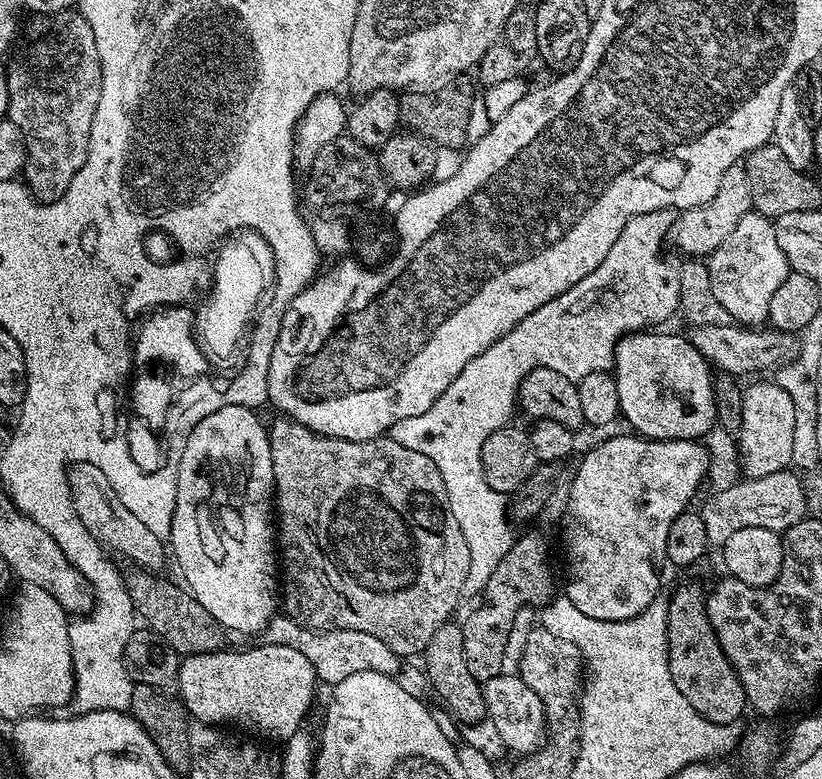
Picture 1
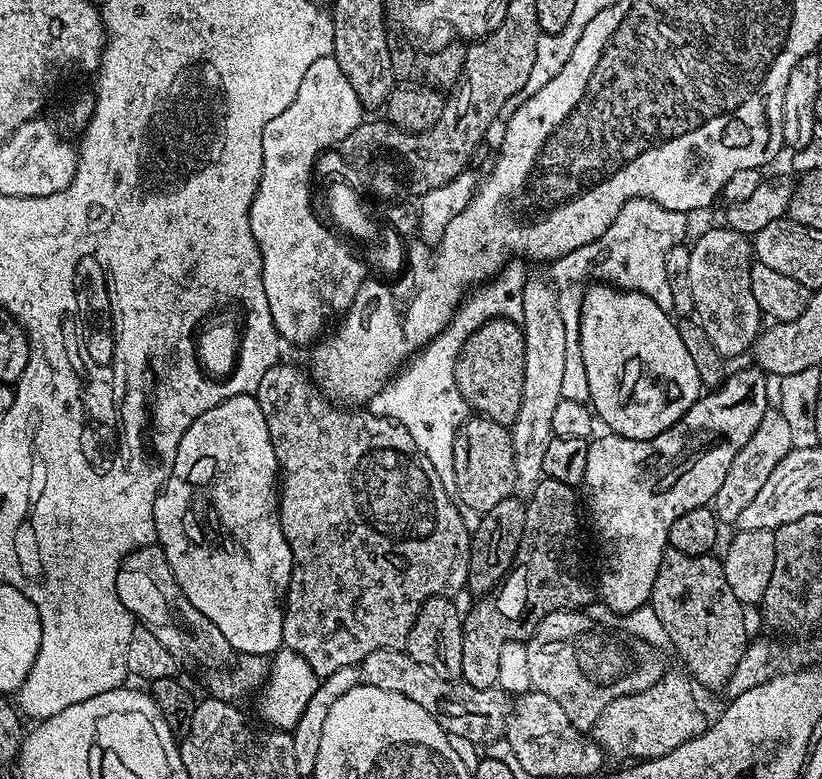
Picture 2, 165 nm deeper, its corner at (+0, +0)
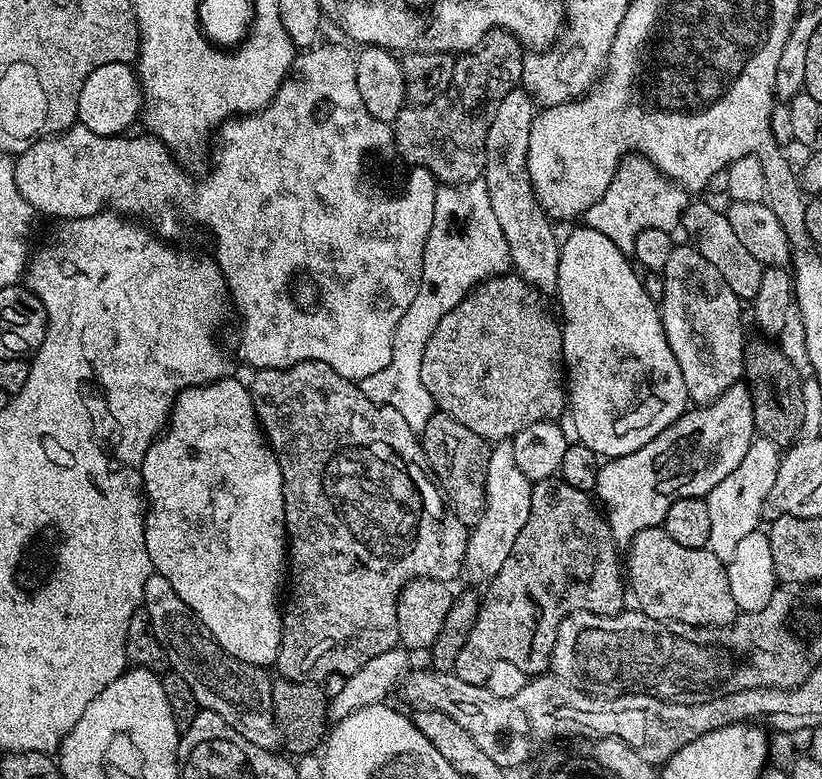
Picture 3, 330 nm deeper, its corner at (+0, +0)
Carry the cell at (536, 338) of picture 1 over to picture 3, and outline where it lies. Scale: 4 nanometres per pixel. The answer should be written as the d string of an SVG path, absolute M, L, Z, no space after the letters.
M484 179L471 180L468 184L450 184L437 187L434 198L434 226L430 226L430 234L424 243L422 258L422 278L420 290L414 302L402 314L402 320L394 330L394 342L390 362L378 370L378 374L370 374L370 378L359 381L362 394L375 404L388 404L402 418L406 418L406 426L416 433L426 430L426 422L434 411L432 395L420 377L420 353L424 351L426 324L424 328L425 294L436 292L440 288L440 280L452 276L456 272L456 260L464 256L464 244L472 240L472 232L476 232L476 277L480 283L493 275L503 275L511 265L509 246L503 237L502 226L499 225L494 209L490 206L490 194L486 190Z

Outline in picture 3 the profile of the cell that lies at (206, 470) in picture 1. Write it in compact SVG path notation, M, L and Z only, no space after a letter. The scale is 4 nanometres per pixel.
M225 378L213 384L194 384L176 393L172 404L172 414L168 418L163 432L152 441L146 450L144 461L140 467L143 495L146 497L144 514L144 541L150 554L155 575L166 578L170 586L174 586L174 594L190 606L190 610L210 630L210 634L226 650L226 654L234 654L242 662L261 666L275 665L276 655L280 649L280 630L282 627L282 596L280 600L280 579L286 576L286 533L284 531L284 495L282 494L282 470L278 466L278 458L272 452L264 432L256 421L256 411L252 401L249 385L240 380Z

